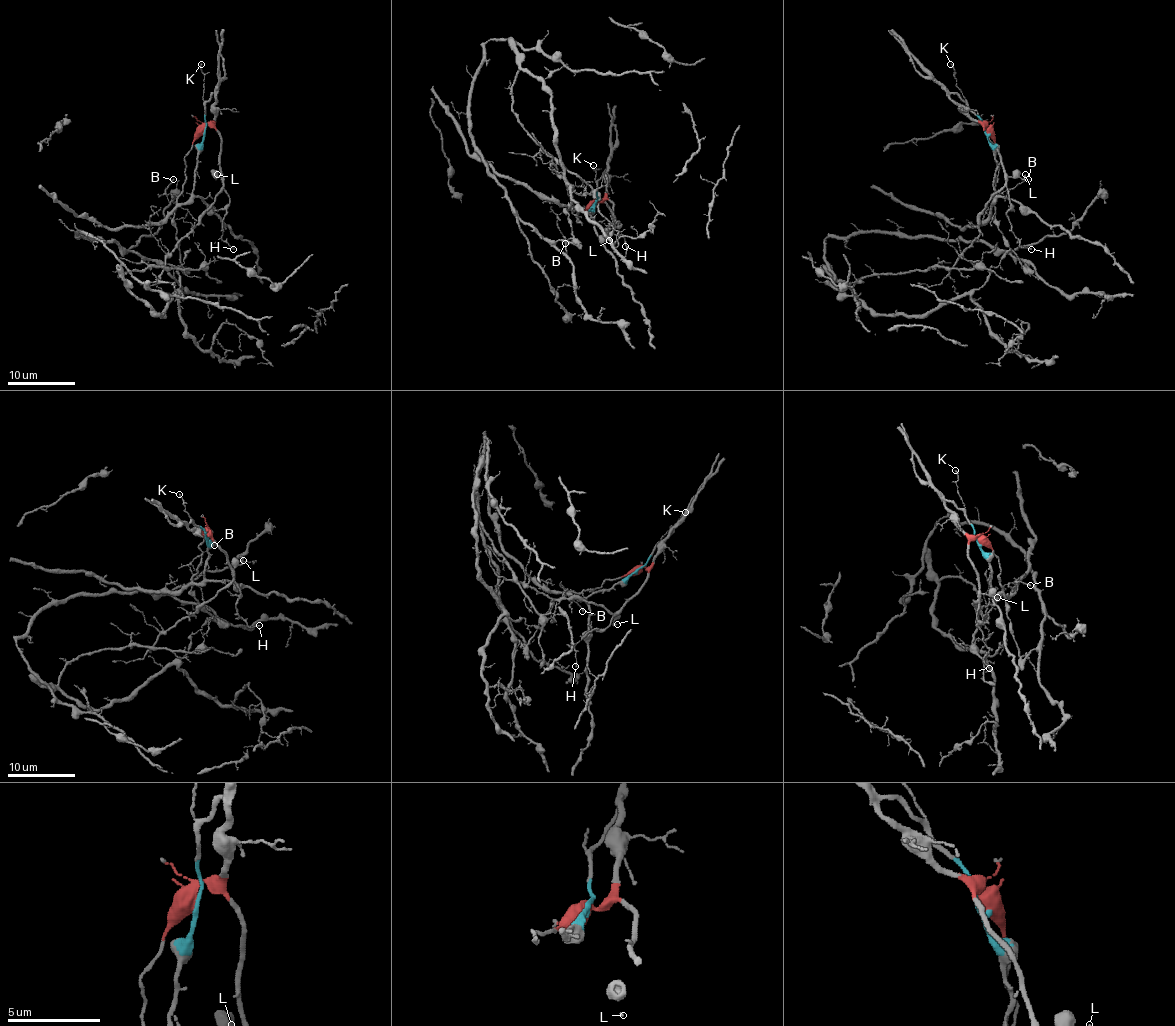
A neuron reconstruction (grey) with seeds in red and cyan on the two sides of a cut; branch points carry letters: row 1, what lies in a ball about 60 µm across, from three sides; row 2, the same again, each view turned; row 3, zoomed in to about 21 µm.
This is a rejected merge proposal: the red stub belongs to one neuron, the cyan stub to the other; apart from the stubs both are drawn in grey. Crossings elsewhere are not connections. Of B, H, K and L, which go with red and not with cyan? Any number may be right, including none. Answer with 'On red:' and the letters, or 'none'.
On red: B, H, L

